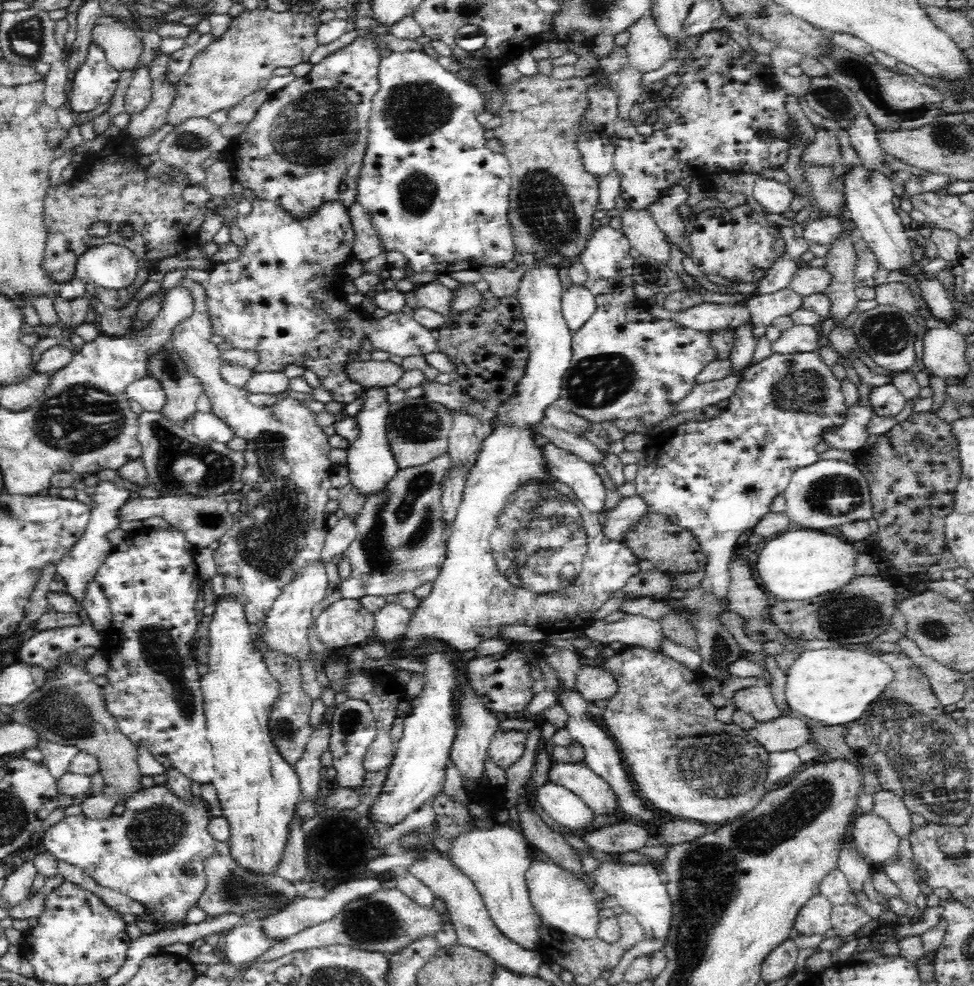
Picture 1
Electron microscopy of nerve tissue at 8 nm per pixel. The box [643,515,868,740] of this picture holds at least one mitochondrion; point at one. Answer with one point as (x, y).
(717, 653)

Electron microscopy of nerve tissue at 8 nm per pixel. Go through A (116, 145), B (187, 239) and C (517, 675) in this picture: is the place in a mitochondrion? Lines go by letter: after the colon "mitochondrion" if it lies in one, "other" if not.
A: other
B: other
C: mitochondrion

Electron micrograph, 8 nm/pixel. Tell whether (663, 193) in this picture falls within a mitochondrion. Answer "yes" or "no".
no

